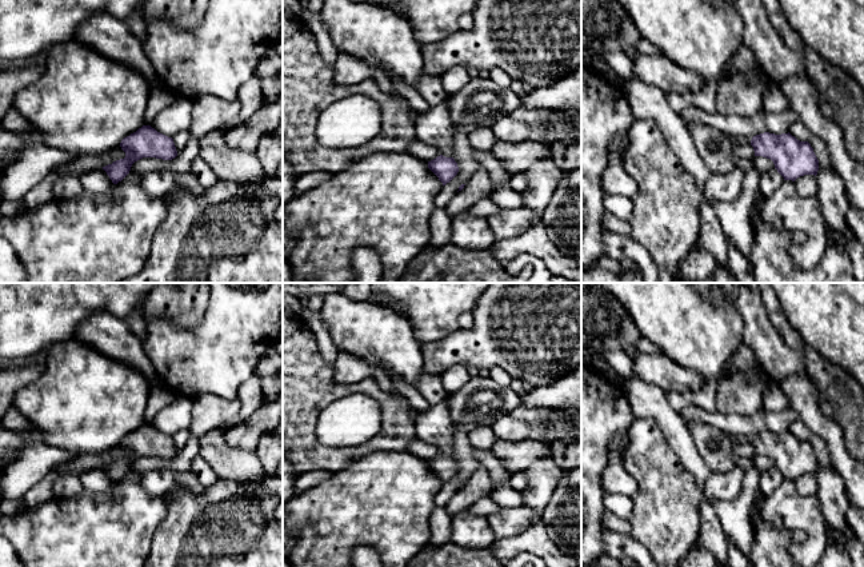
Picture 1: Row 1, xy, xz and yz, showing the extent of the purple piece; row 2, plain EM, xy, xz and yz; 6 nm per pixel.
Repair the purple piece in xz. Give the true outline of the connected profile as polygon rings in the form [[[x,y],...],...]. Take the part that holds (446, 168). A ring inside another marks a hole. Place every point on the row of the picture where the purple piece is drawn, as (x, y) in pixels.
[[[447,101],[429,105],[427,112],[419,113],[415,123],[415,133],[416,139],[440,151],[440,156],[428,161],[428,168],[445,185],[459,172],[457,163],[452,157],[455,135]]]

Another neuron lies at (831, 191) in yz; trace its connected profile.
[[[819,165],[816,175],[817,195],[824,215],[824,228],[831,233],[853,237],[847,224],[847,213],[852,204],[848,200],[844,181],[832,168]]]

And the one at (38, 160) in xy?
[[[44,143],[29,144],[20,157],[5,167],[0,179],[0,192],[8,200],[21,200],[52,169],[75,159],[73,155]]]

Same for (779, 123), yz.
[[[688,107],[680,112],[680,116],[689,124],[711,125],[735,137],[753,137],[764,132],[788,133],[791,125],[800,120],[791,108],[777,113],[761,109],[753,116],[743,117],[739,115],[709,113],[696,107]]]

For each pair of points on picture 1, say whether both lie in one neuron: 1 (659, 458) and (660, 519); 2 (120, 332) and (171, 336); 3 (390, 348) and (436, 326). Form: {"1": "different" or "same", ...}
{"1": "same", "2": "different", "3": "different"}

